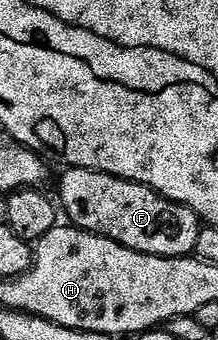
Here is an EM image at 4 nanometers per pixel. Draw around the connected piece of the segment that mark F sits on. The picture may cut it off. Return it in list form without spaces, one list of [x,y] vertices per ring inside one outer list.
[[[72,167],[66,171],[59,180],[57,200],[62,215],[66,219],[68,216],[74,227],[150,256],[190,257],[194,253],[201,221],[184,204],[166,200],[160,192],[154,192],[144,184],[122,180],[104,172]]]

